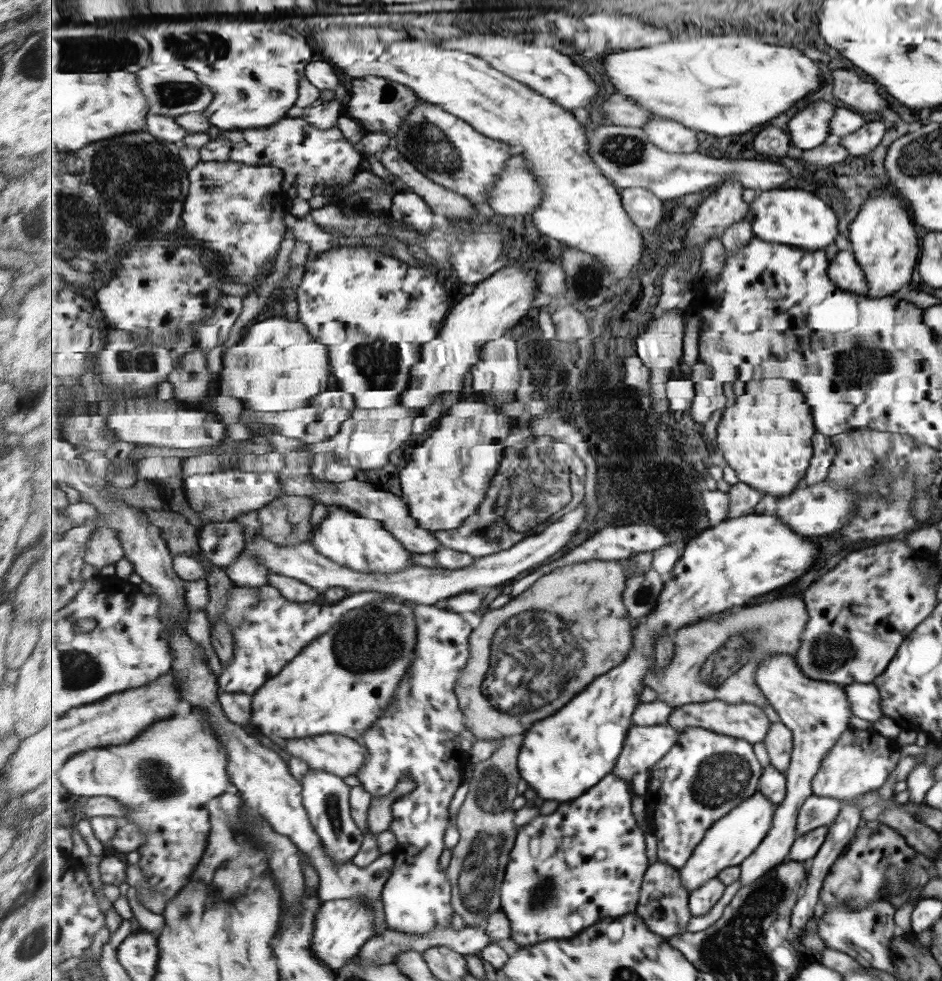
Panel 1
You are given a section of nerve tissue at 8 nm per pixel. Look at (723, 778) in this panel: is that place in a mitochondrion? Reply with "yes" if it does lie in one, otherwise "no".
yes

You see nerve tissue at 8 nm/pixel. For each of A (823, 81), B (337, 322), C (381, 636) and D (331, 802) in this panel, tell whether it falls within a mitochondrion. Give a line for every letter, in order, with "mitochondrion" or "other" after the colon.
A: other
B: other
C: mitochondrion
D: mitochondrion

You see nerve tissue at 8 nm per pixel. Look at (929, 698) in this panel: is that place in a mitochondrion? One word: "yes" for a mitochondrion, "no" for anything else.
no

